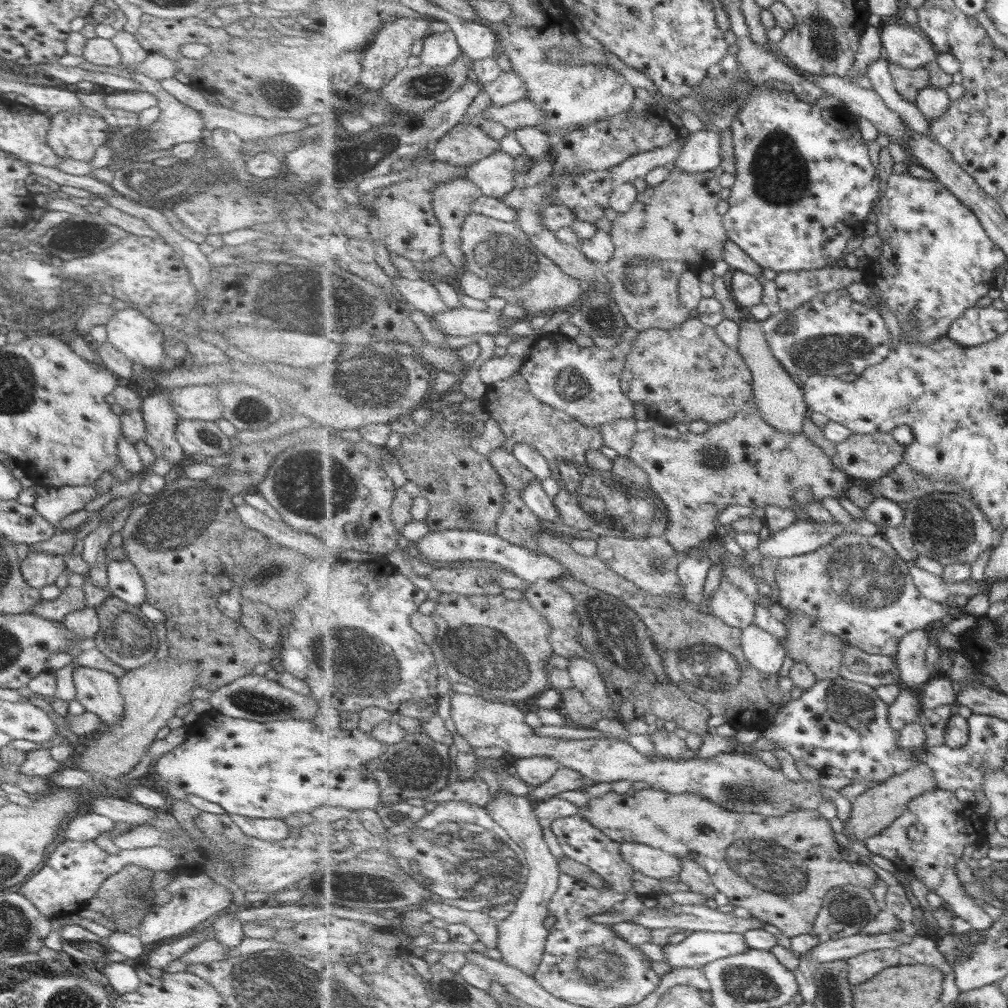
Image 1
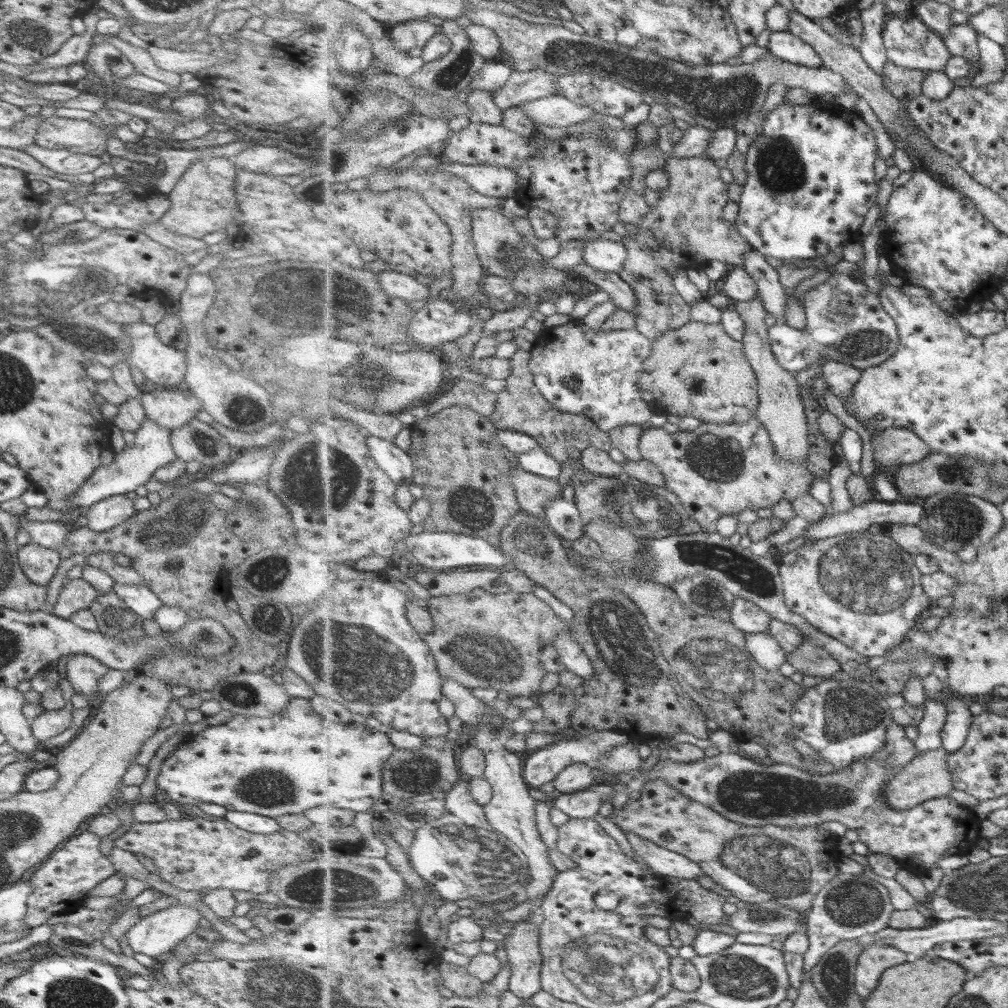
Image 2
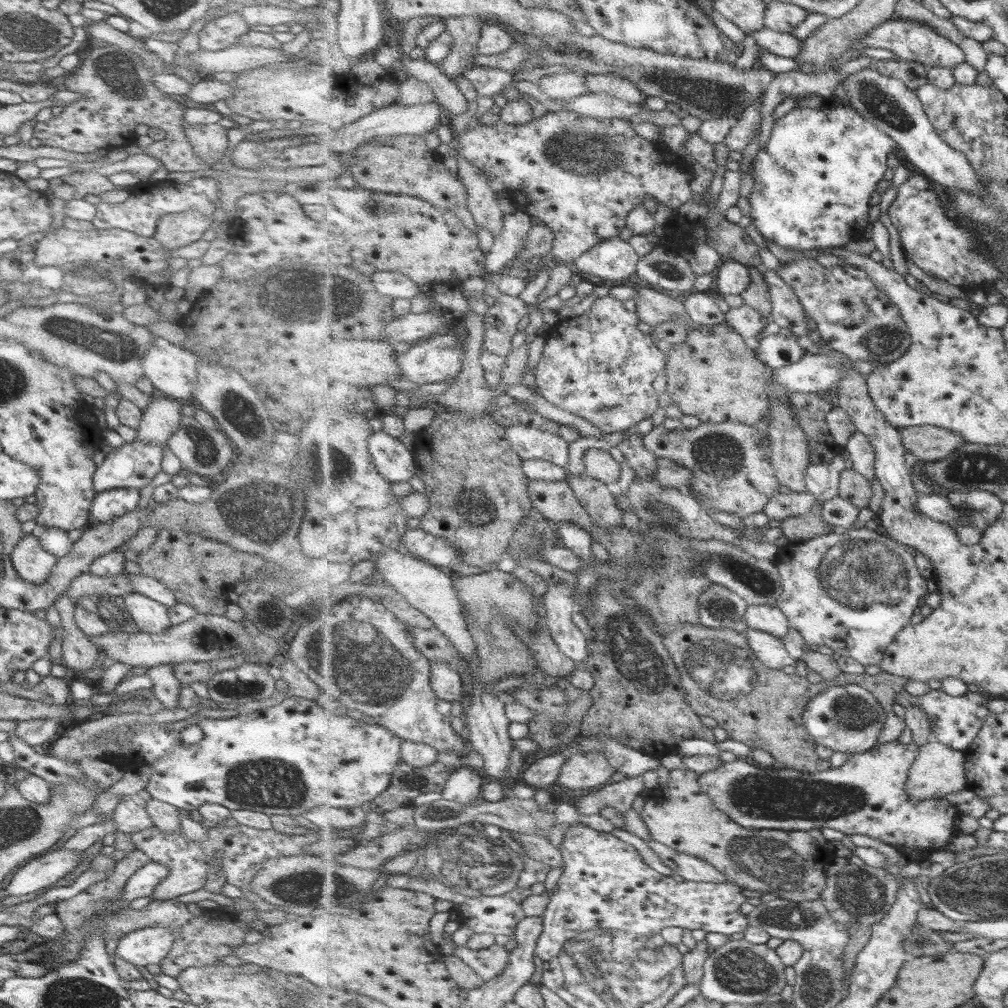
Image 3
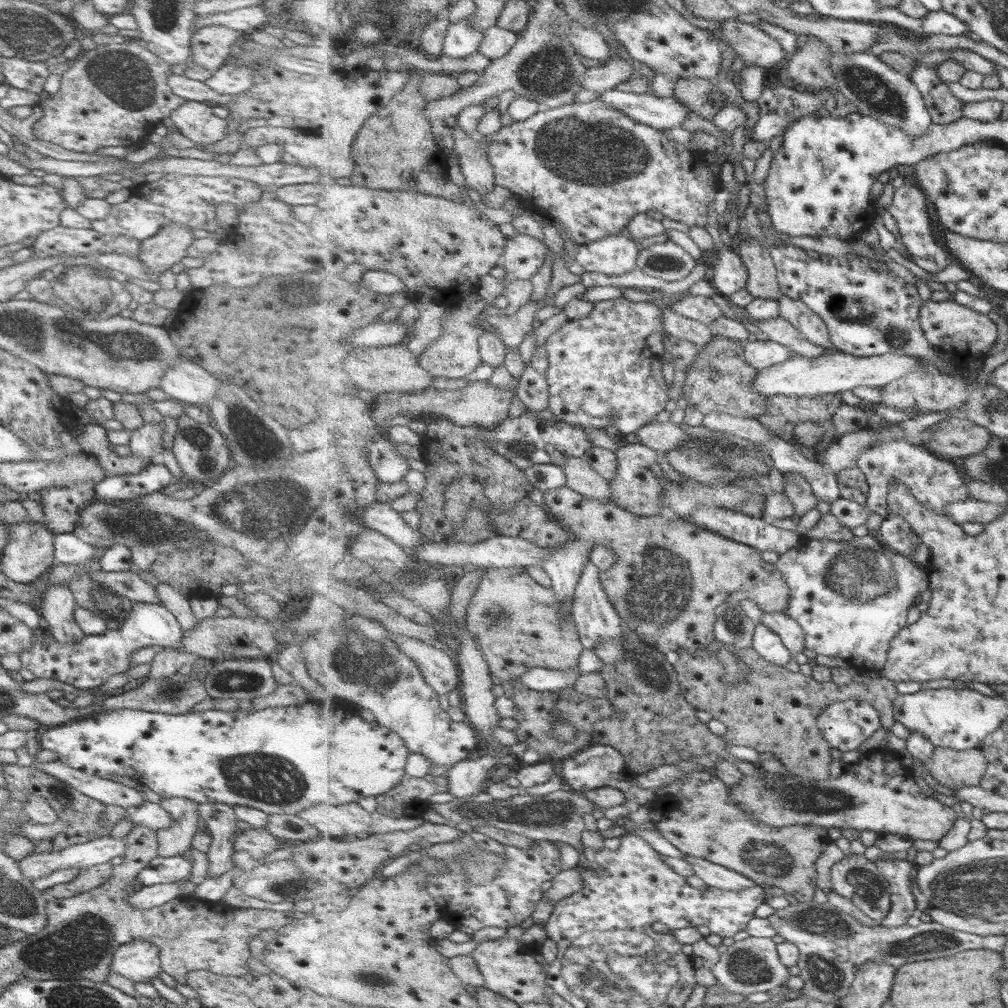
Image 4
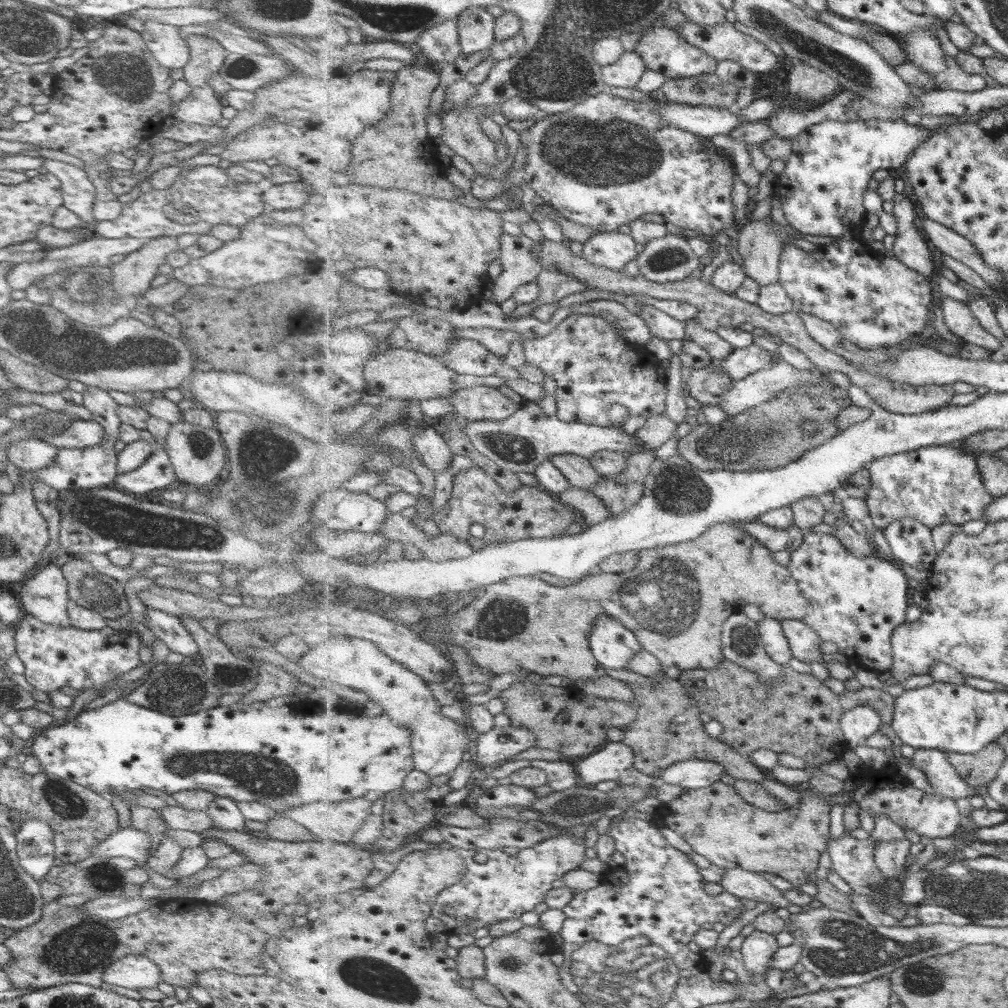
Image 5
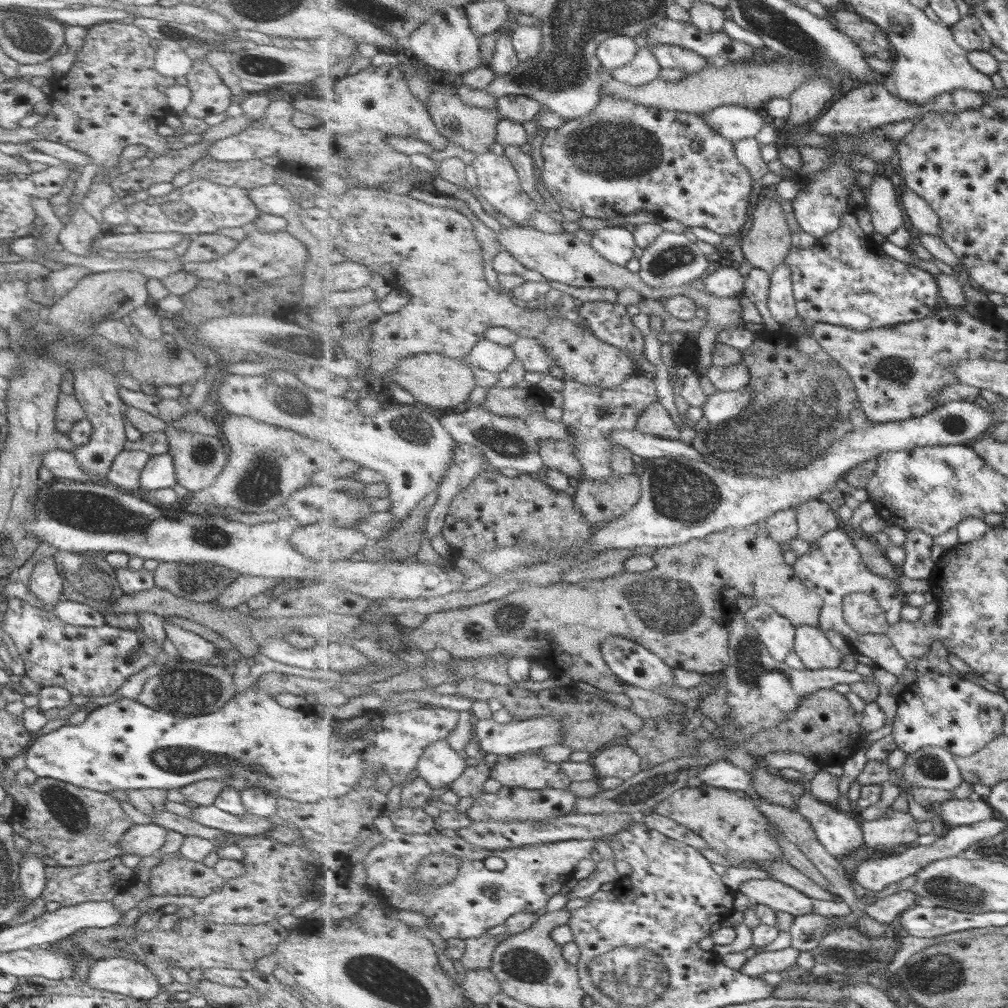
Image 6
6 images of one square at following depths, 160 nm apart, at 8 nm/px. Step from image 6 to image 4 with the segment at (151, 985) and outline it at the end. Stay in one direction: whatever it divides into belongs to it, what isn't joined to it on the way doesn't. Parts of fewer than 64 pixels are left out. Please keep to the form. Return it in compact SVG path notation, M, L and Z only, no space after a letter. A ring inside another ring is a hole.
M135 939L114 950L110 969L132 983L148 983L160 972L158 956L154 944Z

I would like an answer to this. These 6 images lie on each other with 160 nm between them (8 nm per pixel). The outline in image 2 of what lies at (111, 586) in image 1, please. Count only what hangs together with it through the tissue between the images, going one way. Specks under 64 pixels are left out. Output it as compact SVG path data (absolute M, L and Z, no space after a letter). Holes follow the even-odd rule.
M114 582L111 592L115 593L125 606L137 613L144 622L152 622L154 612L162 605L162 602L143 584Z

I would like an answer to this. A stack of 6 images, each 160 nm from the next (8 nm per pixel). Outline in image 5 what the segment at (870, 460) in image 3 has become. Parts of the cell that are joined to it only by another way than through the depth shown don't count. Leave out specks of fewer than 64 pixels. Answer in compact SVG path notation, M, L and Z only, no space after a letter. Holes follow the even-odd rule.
M960 445L931 446L874 460L868 466L872 488L866 502L875 528L887 529L903 518L935 528L952 524L961 529L971 520L982 520L985 509L996 500L981 479L977 454Z

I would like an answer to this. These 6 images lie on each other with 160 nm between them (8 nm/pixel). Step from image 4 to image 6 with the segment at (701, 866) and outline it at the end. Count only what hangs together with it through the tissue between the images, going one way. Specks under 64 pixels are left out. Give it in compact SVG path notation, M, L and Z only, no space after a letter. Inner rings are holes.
M749 879L737 887L749 899L794 916L813 913L813 898L777 879Z

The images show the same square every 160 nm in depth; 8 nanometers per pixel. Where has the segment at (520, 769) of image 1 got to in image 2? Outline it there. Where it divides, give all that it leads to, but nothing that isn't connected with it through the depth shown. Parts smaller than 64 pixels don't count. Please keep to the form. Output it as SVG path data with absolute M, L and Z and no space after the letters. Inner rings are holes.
M601 728L601 731L592 731L592 733L581 735L577 738L573 737L572 739L549 745L534 752L524 760L523 777L525 783L530 788L542 790L544 784L547 786L549 782L553 783L557 776L565 771L565 768L573 764L587 764L587 766L595 768L599 765L599 760L602 756L606 756L616 746L621 746L630 740L630 734L627 732L610 731Z

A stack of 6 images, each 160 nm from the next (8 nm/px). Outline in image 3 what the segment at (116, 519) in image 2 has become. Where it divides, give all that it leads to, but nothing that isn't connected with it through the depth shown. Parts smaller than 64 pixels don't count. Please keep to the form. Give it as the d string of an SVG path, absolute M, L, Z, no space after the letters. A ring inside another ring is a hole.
M111 488L111 490L97 492L91 501L89 514L99 524L121 518L127 512L133 512L136 509L140 499L139 492L137 488Z

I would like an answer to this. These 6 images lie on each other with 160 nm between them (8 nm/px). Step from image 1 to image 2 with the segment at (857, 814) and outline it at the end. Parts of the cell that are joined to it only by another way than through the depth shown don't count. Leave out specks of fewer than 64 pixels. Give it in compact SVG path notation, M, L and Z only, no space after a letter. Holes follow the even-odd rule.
M942 746L938 749L919 753L909 765L901 769L883 789L884 797L889 806L899 812L915 808L931 799L950 796L954 789L952 773L949 772L948 756L950 752Z

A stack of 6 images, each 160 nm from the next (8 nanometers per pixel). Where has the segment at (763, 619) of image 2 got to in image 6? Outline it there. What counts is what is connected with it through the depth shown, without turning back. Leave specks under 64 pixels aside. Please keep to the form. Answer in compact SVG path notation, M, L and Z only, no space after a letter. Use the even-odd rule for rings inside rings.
M802 625L795 631L794 652L807 669L839 668L843 654L819 627Z

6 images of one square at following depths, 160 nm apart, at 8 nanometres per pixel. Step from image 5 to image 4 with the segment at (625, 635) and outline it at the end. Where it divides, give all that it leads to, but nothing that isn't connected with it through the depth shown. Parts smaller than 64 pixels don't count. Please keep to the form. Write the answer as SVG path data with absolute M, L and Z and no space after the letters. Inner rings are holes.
M591 557L585 563L582 579L576 587L574 604L572 606L573 620L576 624L577 632L585 649L596 650L596 646L607 639L617 639L623 641L623 630L621 630L621 618L617 609L609 600L607 591L603 588L600 579L601 569L593 565Z

